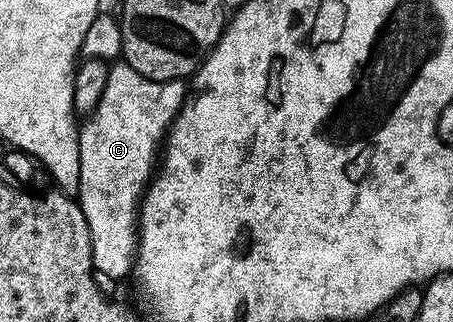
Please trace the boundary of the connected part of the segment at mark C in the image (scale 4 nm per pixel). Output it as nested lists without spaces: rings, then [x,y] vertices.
[[[114,62],[109,65],[110,73],[108,74],[108,82],[104,85],[104,94],[100,94],[100,102],[94,107],[93,112],[85,117],[86,125],[83,123],[78,129],[78,145],[80,146],[80,186],[78,187],[78,195],[76,197],[80,210],[84,214],[84,222],[88,222],[88,235],[92,238],[92,262],[94,263],[94,271],[99,277],[107,276],[110,280],[122,280],[131,275],[134,267],[134,258],[138,251],[138,209],[142,203],[142,194],[146,191],[147,184],[152,179],[152,173],[156,168],[156,161],[160,156],[160,145],[165,141],[166,134],[170,130],[170,123],[178,116],[178,112],[182,108],[182,103],[186,101],[187,85],[181,80],[153,80],[152,78],[144,78],[144,74],[136,74],[136,70],[132,70],[132,66],[128,66],[125,62]]]

